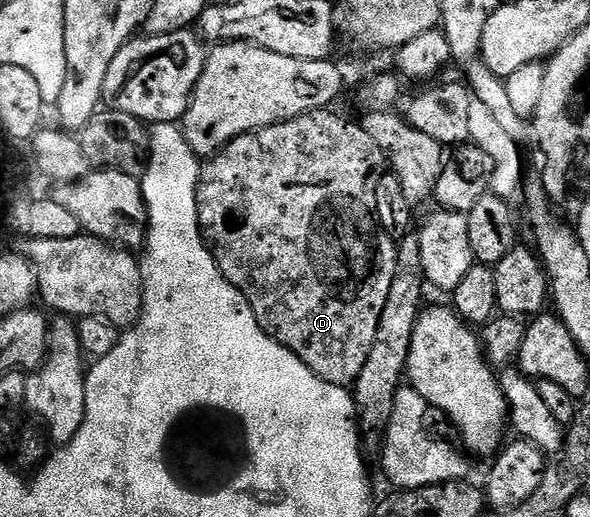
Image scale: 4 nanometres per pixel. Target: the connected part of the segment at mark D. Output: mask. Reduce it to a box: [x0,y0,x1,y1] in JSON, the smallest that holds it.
[199,109,397,389]

